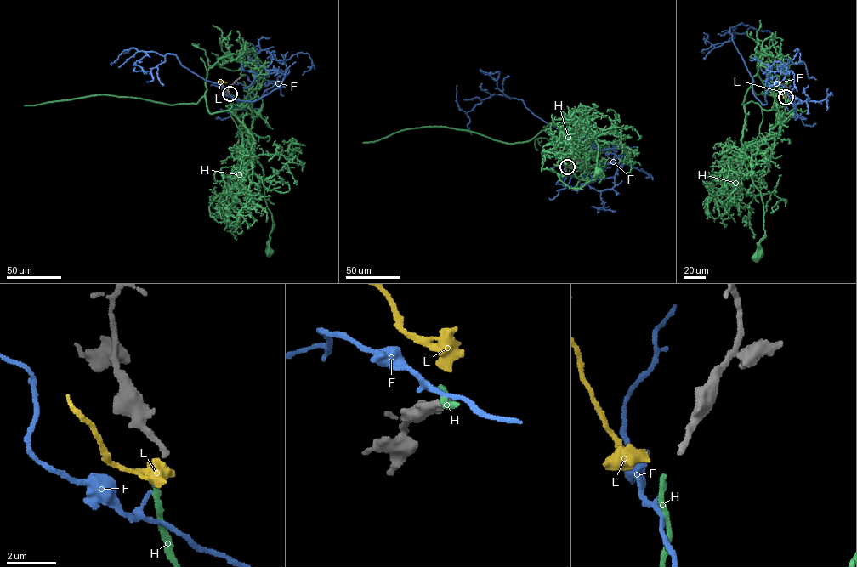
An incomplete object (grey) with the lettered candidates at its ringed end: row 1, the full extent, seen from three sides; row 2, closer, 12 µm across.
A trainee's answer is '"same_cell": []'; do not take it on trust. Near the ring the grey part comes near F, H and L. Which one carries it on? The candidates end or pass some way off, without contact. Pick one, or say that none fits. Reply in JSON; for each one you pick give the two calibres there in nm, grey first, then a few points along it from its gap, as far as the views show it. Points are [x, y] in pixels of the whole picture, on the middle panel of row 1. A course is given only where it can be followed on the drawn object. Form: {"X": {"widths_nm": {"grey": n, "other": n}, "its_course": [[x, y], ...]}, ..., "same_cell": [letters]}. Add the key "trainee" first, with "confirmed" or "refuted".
{"trainee": "refuted", "H": {"widths_nm": {"grey": 200, "other": 240}, "its_course": [[567, 167], [579, 167], [584, 163], [585, 146], [591, 134], [598, 145], [596, 167], [602, 176], [598, 171]]}, "same_cell": ["H"]}

